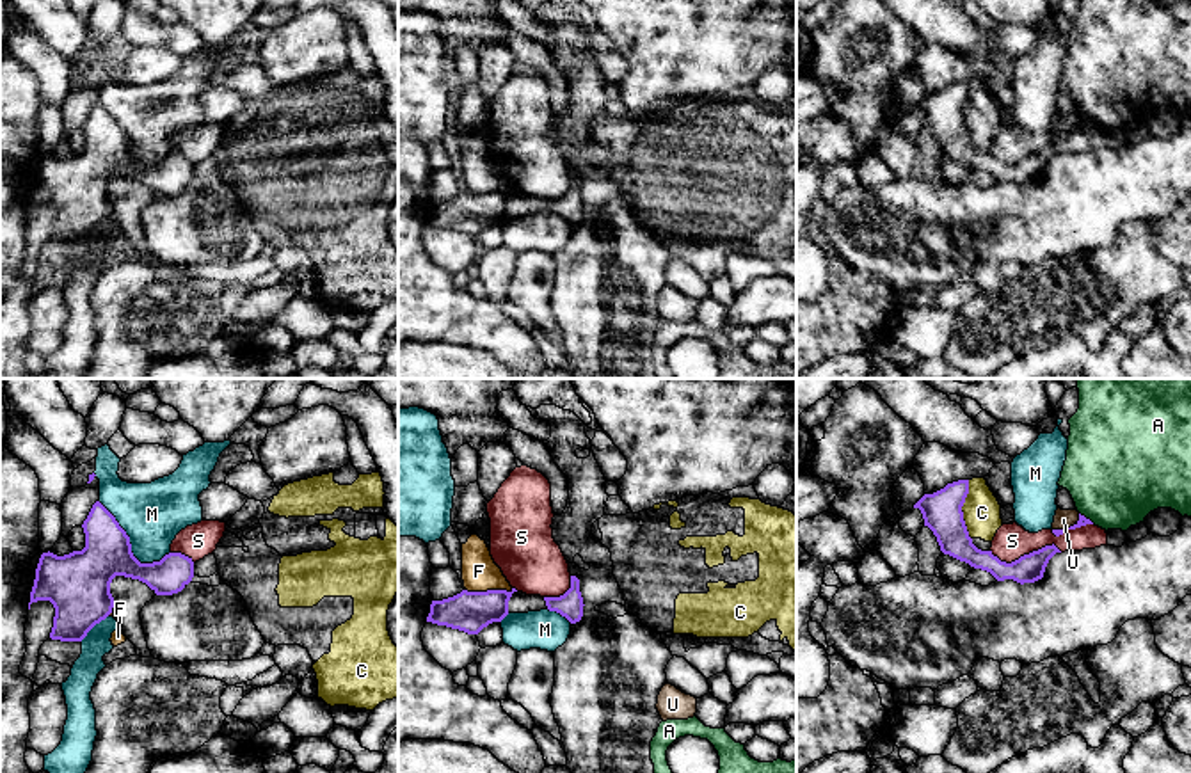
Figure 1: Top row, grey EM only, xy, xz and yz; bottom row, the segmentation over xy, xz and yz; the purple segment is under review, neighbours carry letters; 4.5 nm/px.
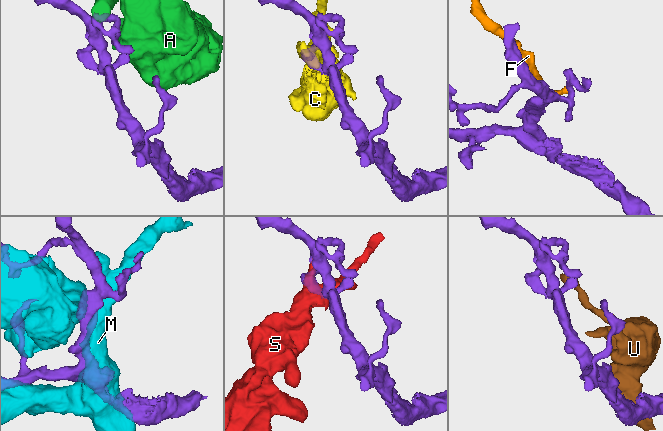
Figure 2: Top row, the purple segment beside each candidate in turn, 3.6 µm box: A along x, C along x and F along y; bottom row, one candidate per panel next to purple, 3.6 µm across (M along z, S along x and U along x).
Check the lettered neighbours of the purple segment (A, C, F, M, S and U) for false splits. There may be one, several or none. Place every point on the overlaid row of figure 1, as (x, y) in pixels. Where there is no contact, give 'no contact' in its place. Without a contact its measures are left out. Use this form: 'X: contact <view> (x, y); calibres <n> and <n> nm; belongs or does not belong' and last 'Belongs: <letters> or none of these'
A: contact yz (1085, 517); calibres 50 and 460 nm; does not belong
C: contact yz (960, 510); calibres 180 and 180 nm; does not belong
F: contact xz (489, 590); calibres 190 and 160 nm; does not belong
M: contact xy (130, 546); calibres 240 and 280 nm; does not belong
S: contact yz (1026, 555); calibres 130 and 160 nm; does not belong
U: contact yz (1067, 528); calibres 50 and 90 nm; does not belong
Belongs: none of these

